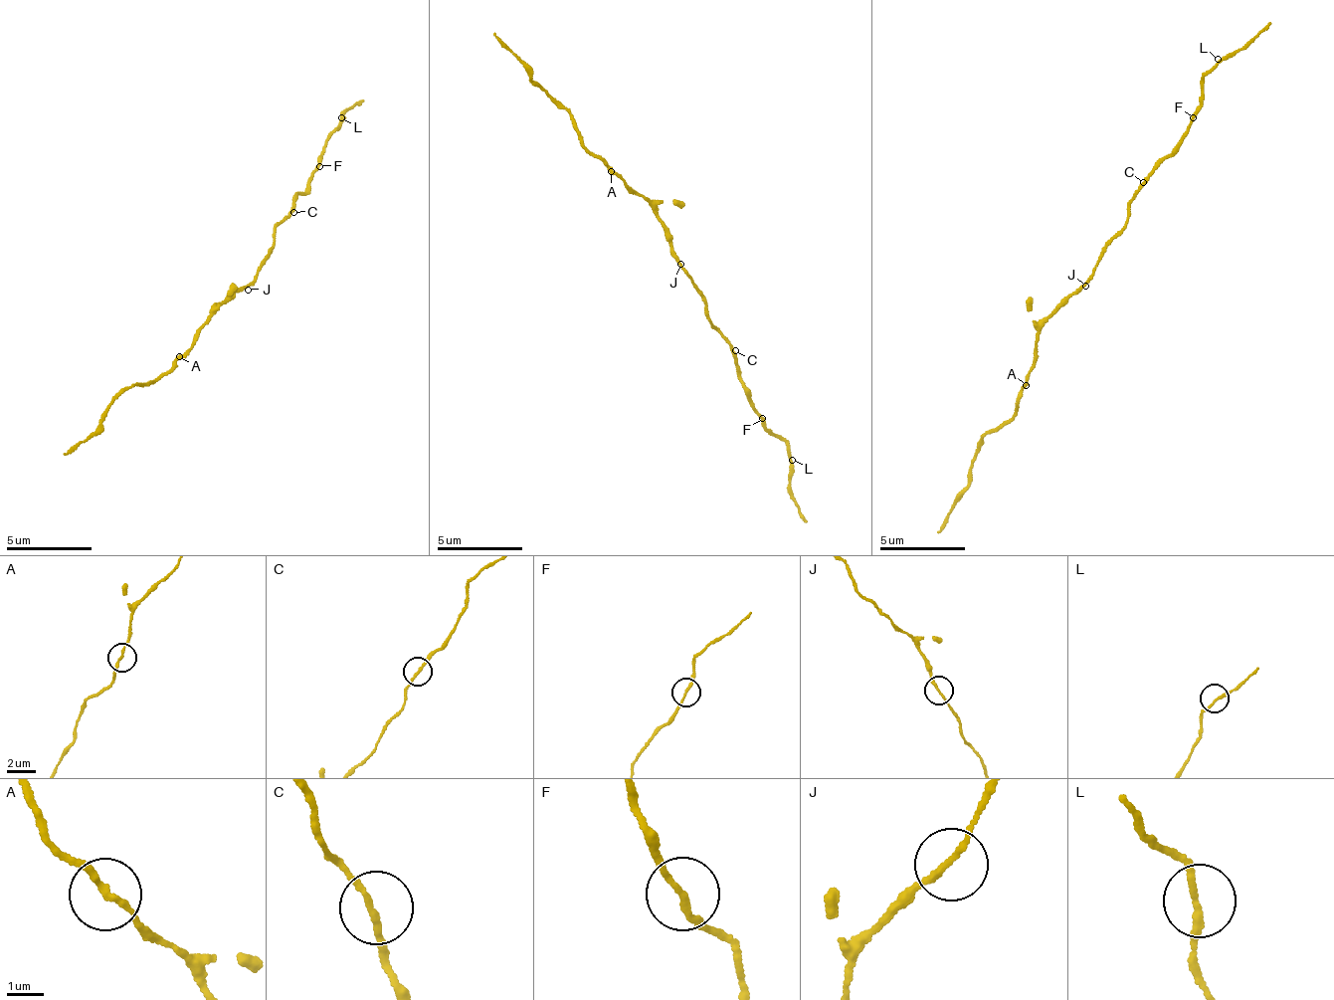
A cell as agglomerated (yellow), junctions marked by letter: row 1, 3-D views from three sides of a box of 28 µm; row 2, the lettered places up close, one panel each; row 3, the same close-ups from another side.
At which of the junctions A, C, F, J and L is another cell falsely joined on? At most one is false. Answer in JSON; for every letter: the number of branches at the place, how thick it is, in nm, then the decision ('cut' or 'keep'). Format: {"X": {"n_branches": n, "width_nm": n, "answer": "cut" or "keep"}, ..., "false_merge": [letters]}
{"A": {"n_branches": 2, "width_nm": 170, "answer": "keep"}, "C": {"n_branches": 2, "width_nm": 170, "answer": "keep"}, "F": {"n_branches": 2, "width_nm": 160, "answer": "keep"}, "J": {"n_branches": 2, "width_nm": 160, "answer": "keep"}, "L": {"n_branches": 2, "width_nm": 170, "answer": "keep"}, "false_merge": []}

